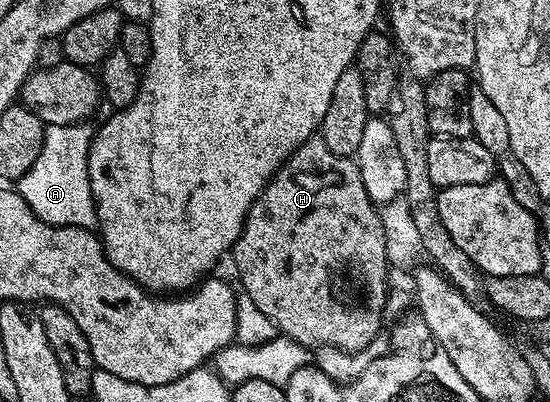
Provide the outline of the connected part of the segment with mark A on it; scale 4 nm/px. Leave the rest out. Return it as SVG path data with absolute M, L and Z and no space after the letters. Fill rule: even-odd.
M90 124L77 125L49 125L45 128L45 143L41 147L41 155L37 155L37 163L25 171L25 175L17 182L17 191L29 203L35 217L40 217L50 225L64 225L65 227L81 227L94 230L99 216L95 210L95 200L91 194L89 177L89 151L93 140L93 129Z

